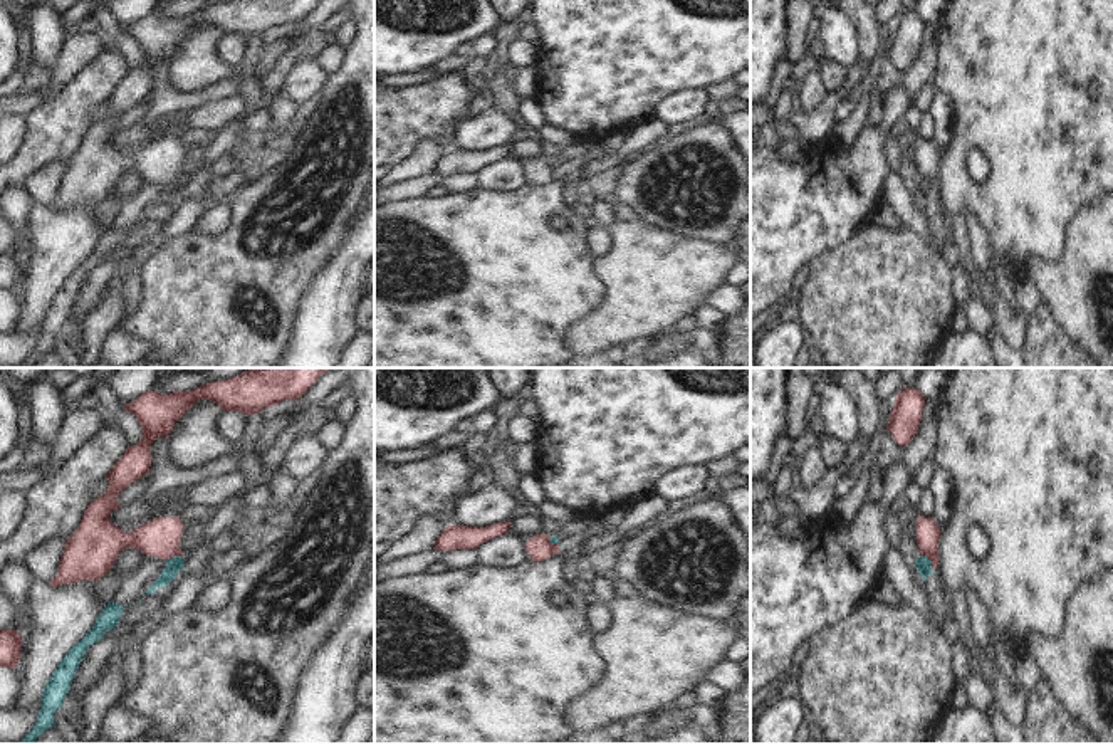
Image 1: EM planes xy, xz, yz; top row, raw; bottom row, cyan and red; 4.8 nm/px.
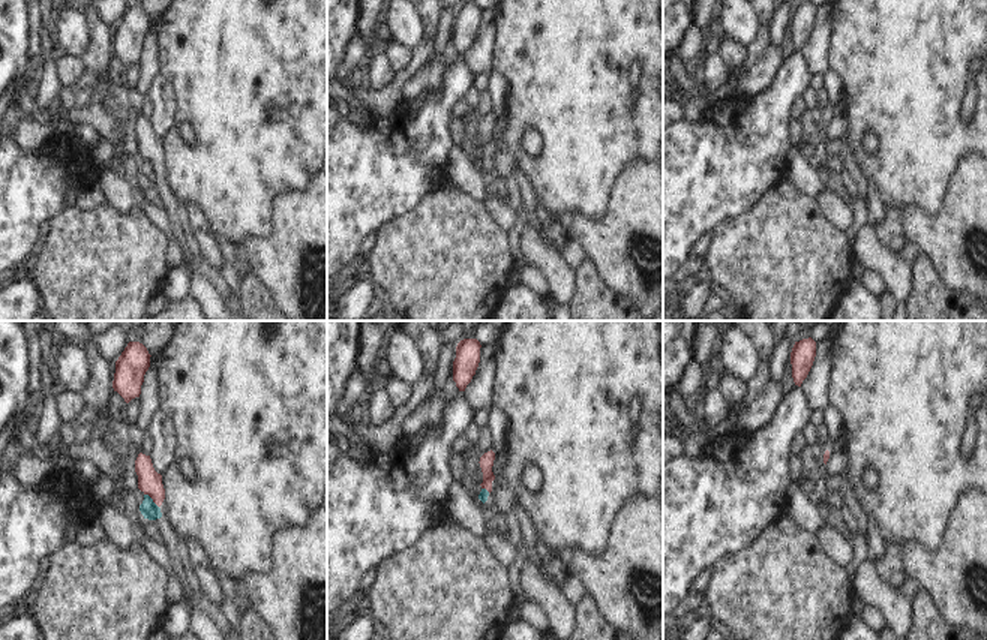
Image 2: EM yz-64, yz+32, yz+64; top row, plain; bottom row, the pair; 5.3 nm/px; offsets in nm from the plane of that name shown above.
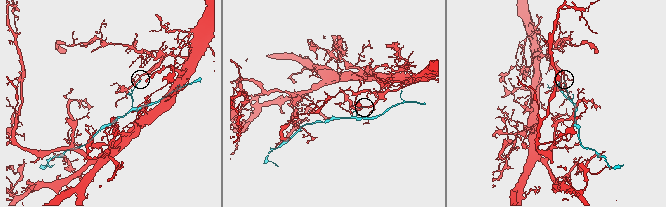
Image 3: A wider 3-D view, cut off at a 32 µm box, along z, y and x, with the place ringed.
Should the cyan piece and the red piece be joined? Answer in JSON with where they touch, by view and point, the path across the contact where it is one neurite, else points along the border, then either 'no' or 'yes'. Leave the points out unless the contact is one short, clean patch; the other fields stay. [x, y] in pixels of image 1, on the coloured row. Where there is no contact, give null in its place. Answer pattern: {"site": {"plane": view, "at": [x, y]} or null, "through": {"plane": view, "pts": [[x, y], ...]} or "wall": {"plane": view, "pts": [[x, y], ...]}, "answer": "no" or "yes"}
{"site": {"plane": "yz", "at": [929, 560]}, "wall": {"plane": "yz", "pts": [[919, 555], [924, 555], [934, 570]]}, "answer": "no"}

